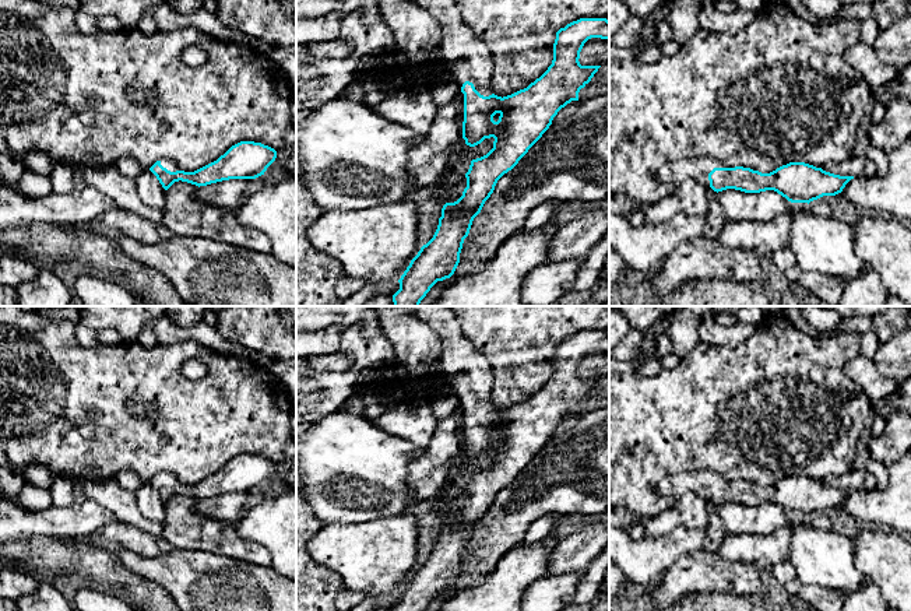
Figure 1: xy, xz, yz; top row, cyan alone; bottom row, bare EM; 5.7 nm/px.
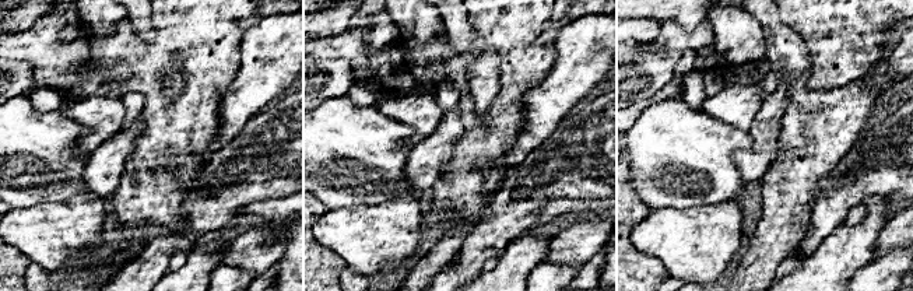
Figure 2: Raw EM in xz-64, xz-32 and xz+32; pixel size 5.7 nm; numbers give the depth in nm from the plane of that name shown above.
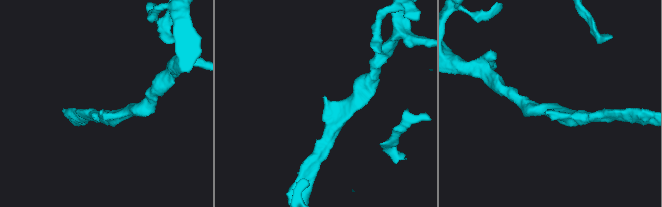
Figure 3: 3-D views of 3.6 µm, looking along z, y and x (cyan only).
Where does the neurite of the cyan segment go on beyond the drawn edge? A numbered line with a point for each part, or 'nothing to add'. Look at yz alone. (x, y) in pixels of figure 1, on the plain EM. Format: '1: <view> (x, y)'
1: yz (696, 481)

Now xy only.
1: xy (165, 476)

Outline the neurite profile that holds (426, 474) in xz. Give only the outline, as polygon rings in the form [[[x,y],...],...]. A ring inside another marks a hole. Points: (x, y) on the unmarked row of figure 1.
[[[462,405],[442,419],[425,453],[408,464],[407,482],[412,487],[414,501],[435,498],[446,485],[453,460],[460,452],[458,429],[464,425]]]

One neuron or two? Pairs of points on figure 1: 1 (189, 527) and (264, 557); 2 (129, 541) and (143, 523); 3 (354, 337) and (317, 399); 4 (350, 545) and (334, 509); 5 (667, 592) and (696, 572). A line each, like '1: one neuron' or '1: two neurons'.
1: one neuron
2: two neurons
3: one neuron
4: two neurons
5: one neuron

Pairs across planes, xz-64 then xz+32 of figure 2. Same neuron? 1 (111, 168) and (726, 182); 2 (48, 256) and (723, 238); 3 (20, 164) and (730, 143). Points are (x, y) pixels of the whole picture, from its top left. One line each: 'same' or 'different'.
1: different
2: same
3: same

